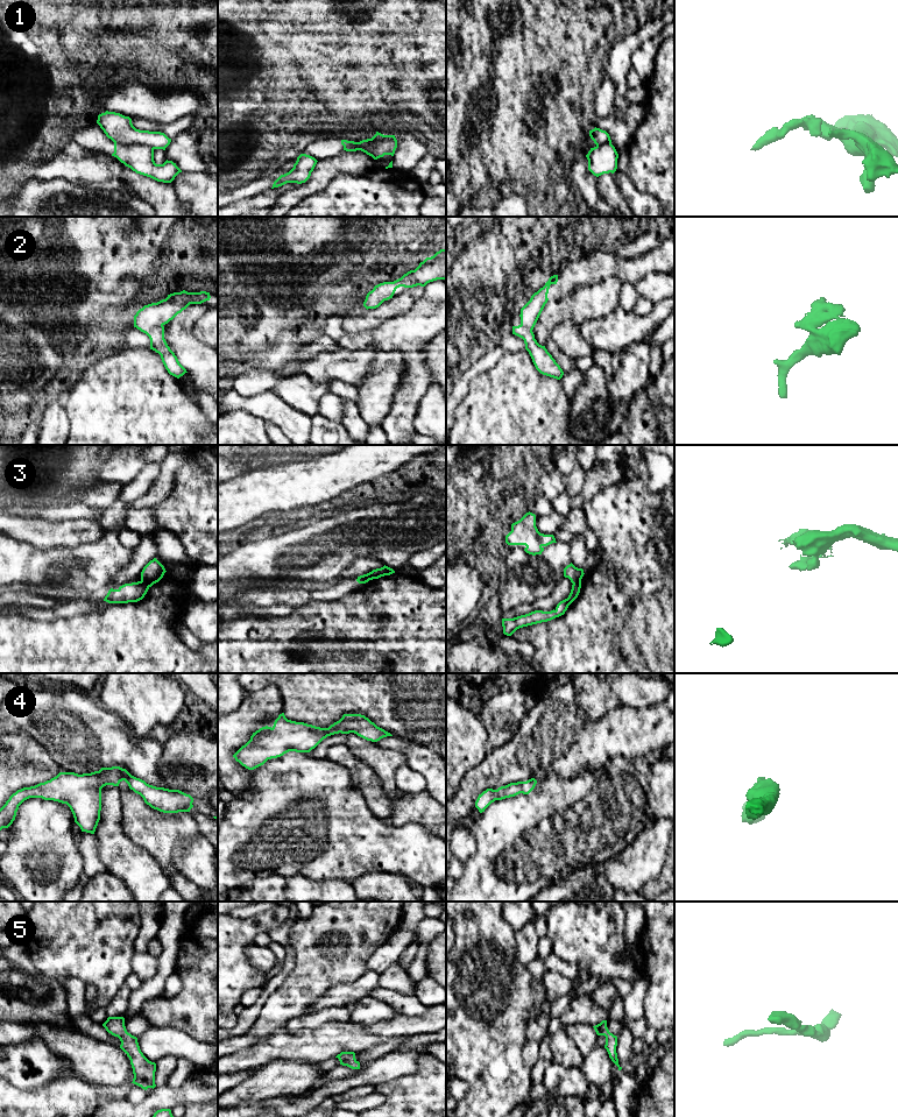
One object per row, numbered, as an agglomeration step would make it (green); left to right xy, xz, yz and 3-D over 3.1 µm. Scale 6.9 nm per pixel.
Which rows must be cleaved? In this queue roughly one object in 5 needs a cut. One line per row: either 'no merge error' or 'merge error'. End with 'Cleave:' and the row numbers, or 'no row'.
1: merge error
2: no merge error
3: merge error
4: no merge error
5: no merge error
Cleave: 1, 3

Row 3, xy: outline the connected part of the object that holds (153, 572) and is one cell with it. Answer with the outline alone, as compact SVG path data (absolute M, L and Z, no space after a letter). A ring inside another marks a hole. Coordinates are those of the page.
M154 558L143 567L141 572L141 581L148 587L151 587L163 578L165 572L164 566Z

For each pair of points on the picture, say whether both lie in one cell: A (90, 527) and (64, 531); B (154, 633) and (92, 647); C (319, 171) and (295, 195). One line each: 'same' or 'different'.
A: same
B: same
C: same

